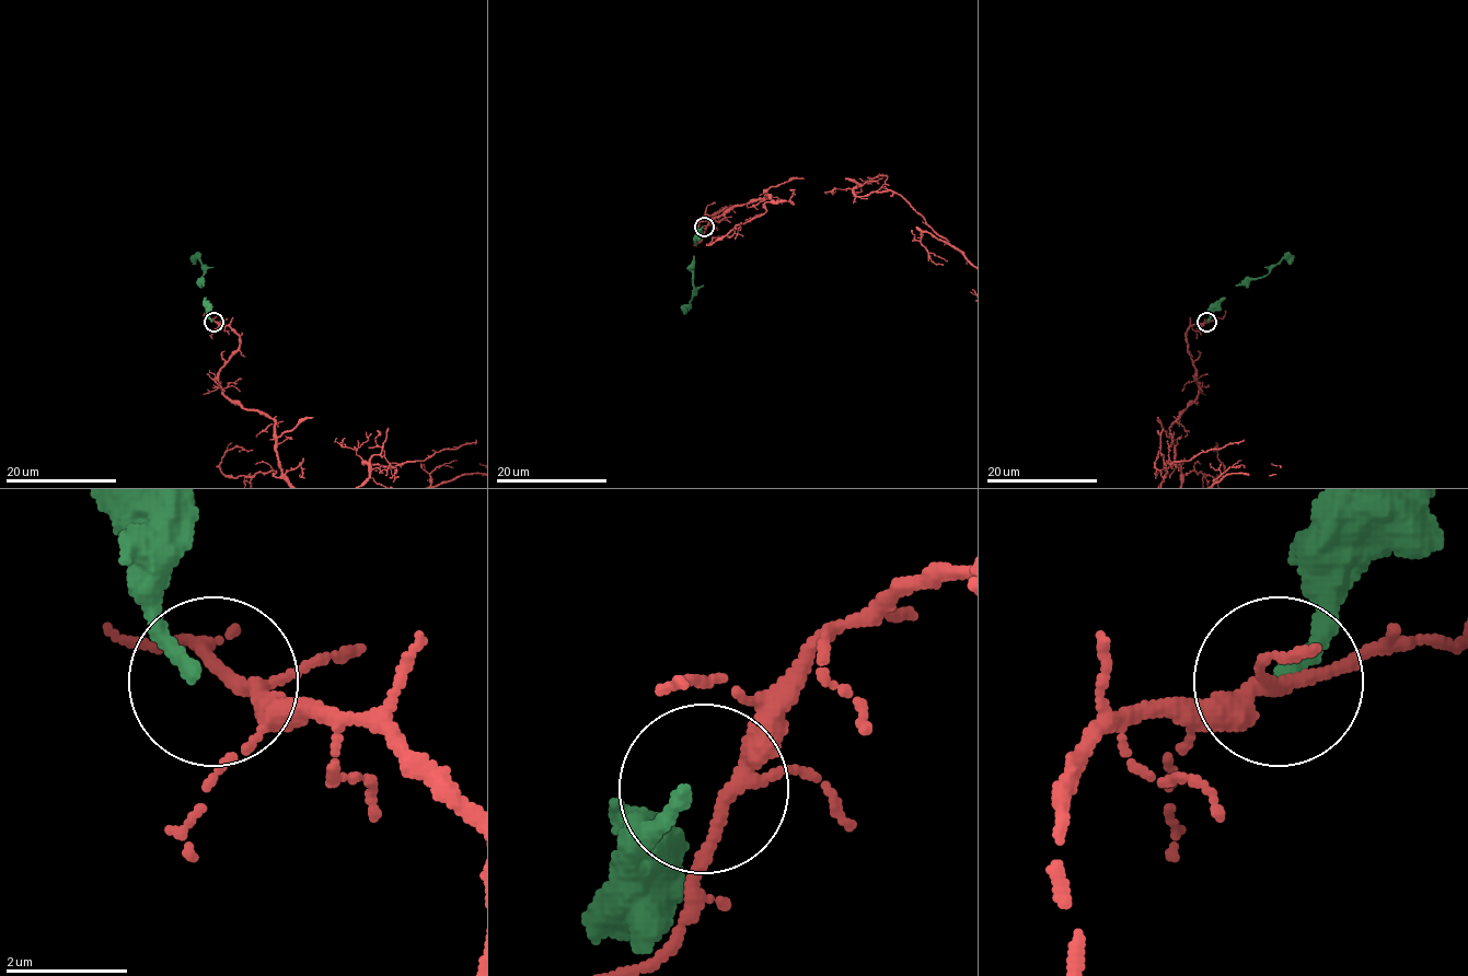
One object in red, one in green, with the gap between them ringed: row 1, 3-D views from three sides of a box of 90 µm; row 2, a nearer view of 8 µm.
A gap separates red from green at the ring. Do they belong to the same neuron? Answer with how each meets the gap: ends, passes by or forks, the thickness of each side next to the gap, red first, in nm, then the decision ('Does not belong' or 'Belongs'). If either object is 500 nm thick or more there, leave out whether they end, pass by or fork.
At the ring red forks. At the ring green ends. Thickness 200 nm (red) against 260 nm. Does not belong

